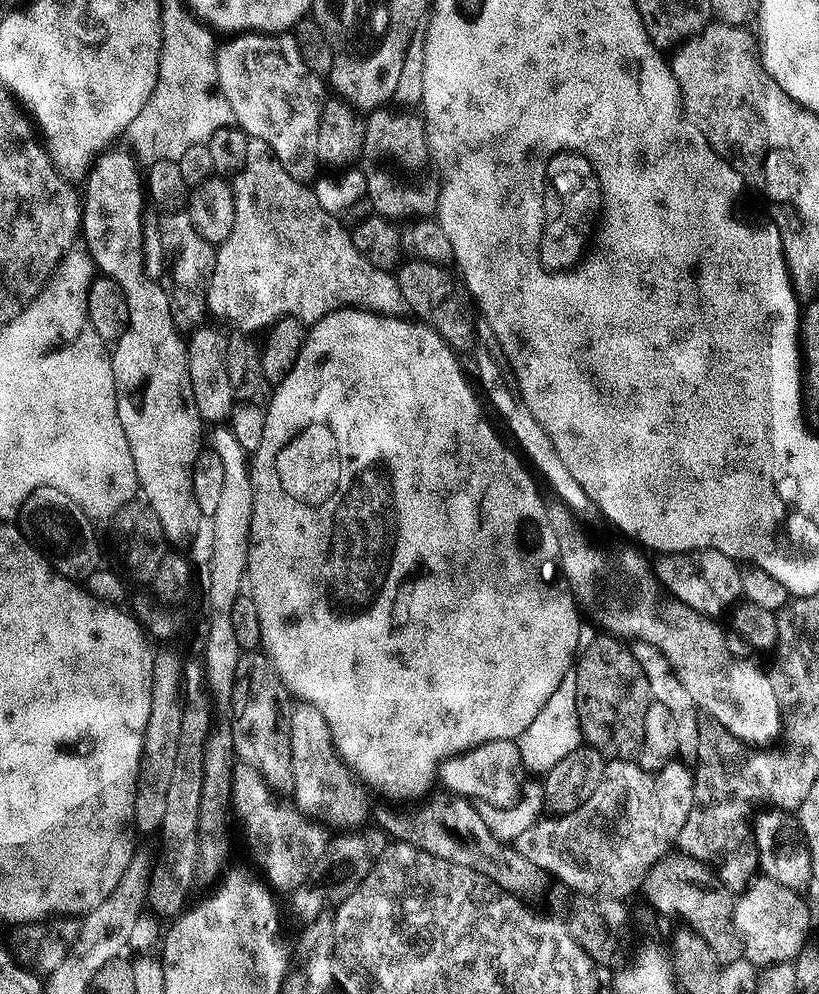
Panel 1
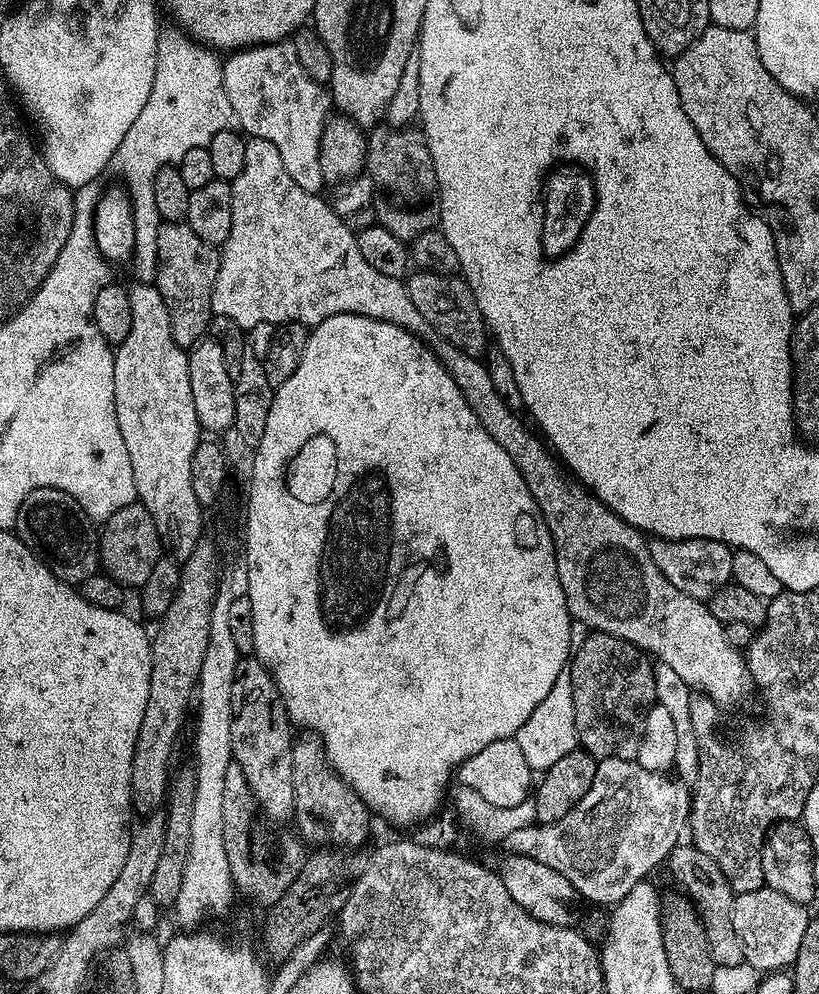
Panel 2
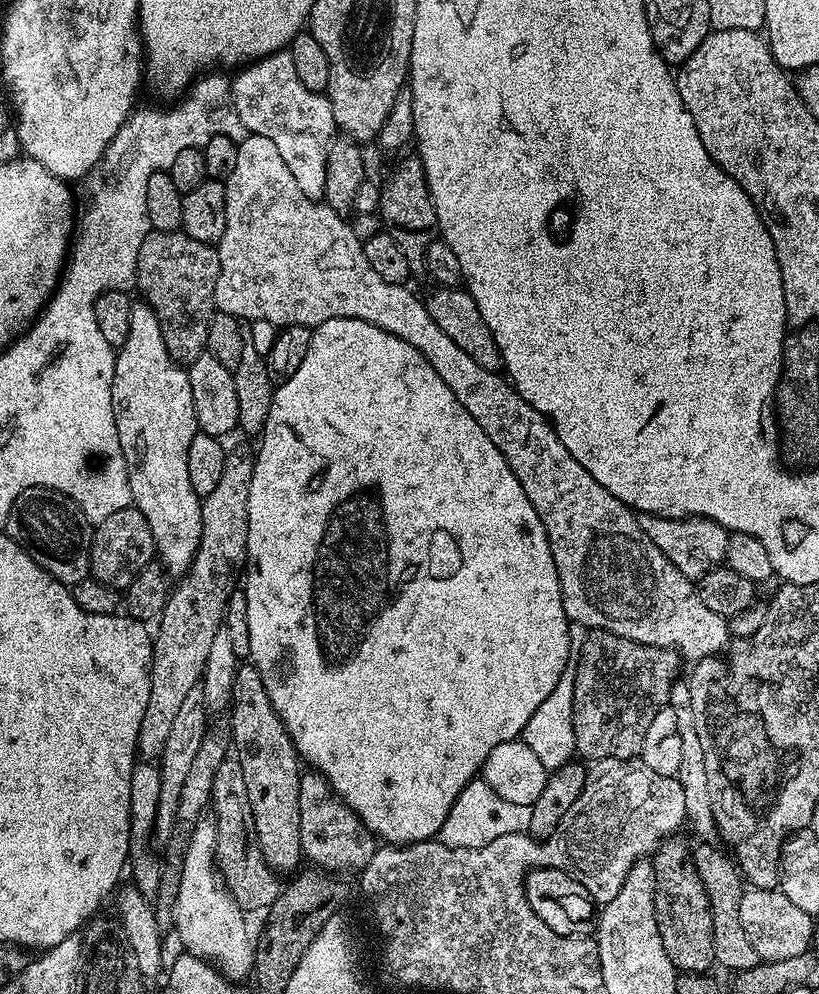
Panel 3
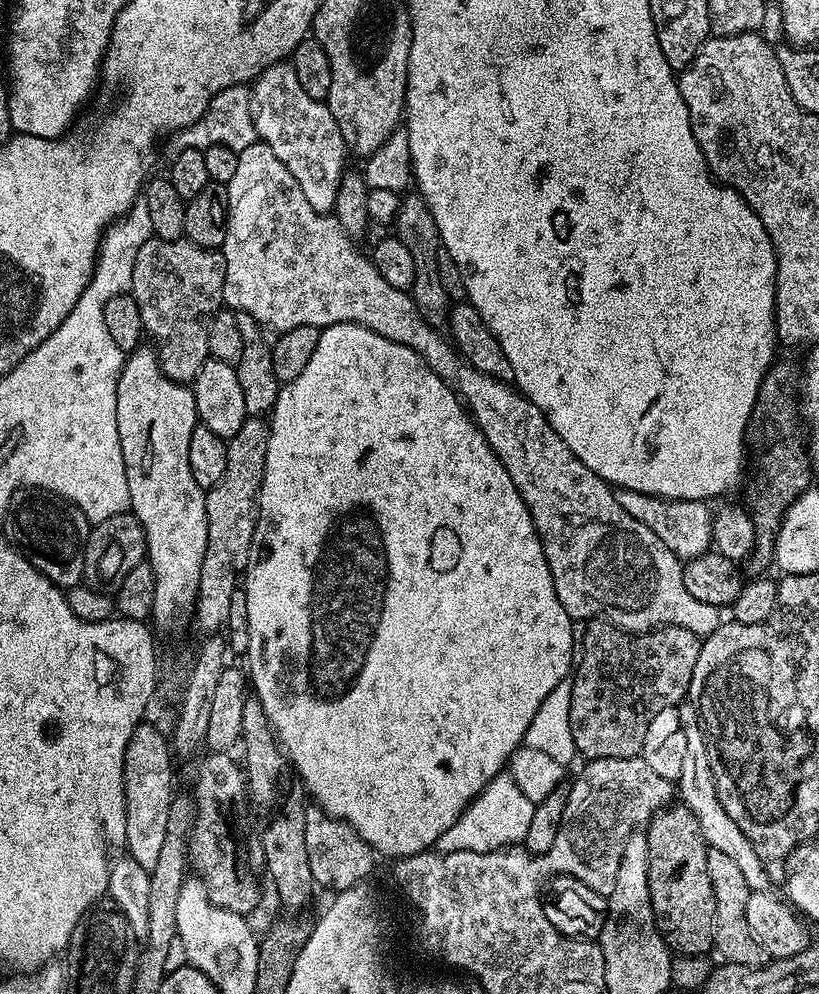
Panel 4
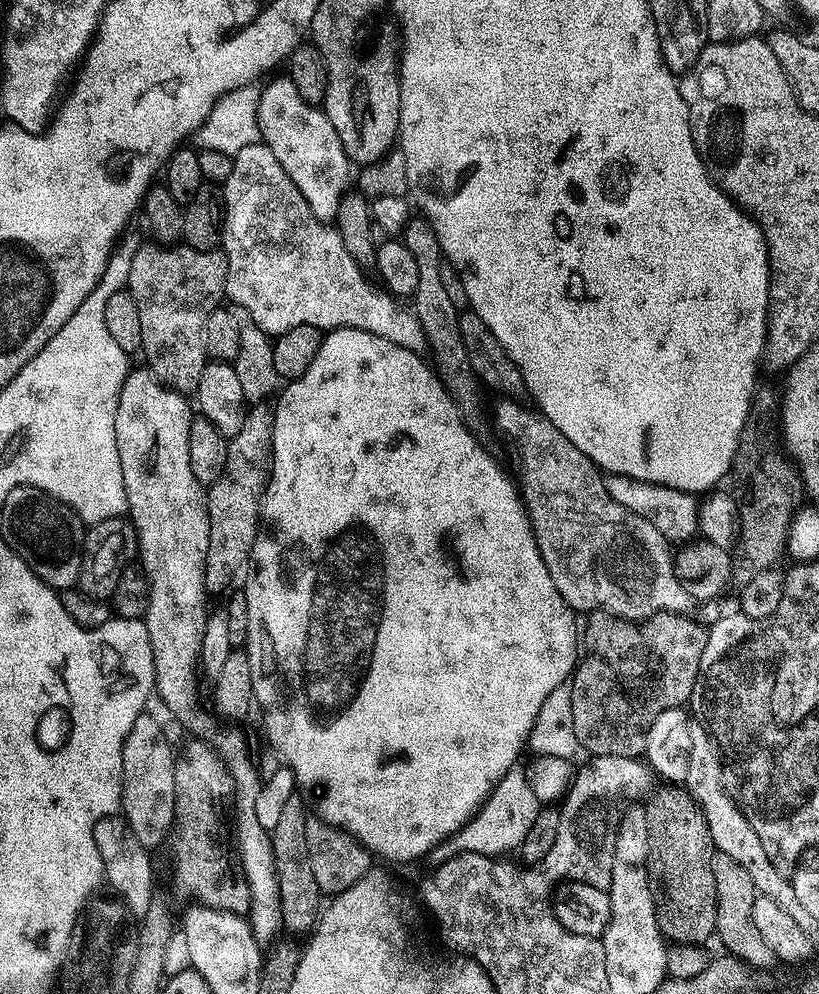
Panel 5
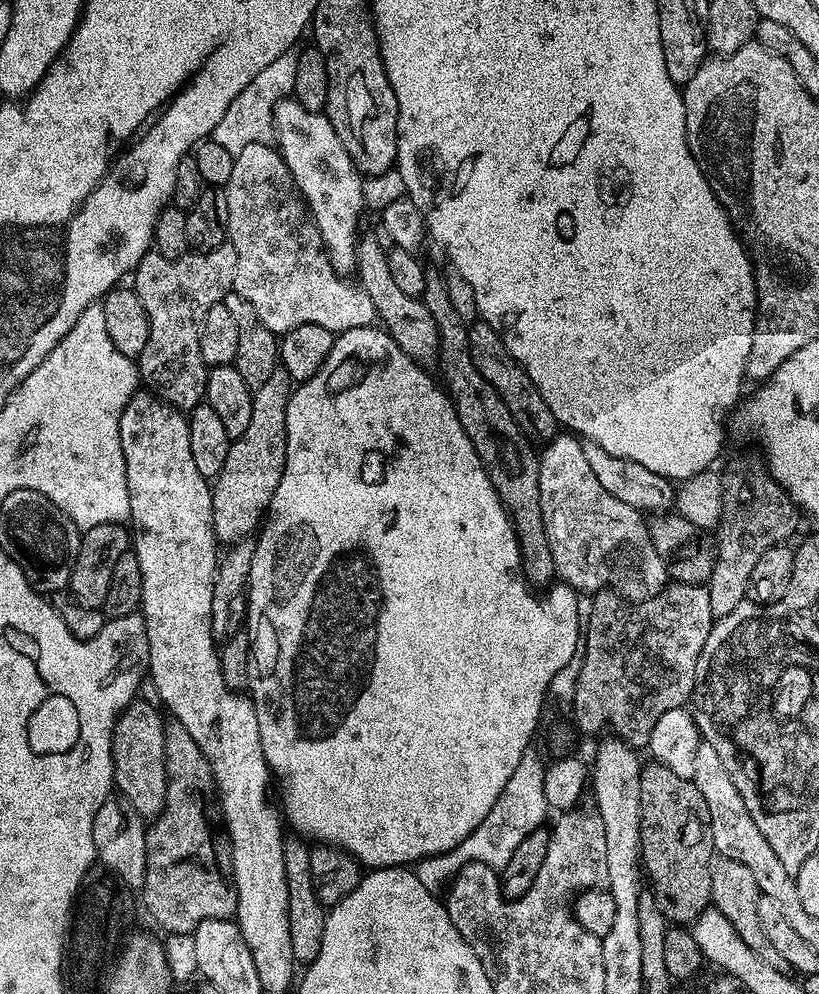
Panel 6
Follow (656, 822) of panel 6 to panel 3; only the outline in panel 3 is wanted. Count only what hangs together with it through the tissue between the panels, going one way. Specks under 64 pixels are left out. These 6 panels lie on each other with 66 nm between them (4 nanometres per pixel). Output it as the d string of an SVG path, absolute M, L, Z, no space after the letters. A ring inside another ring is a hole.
M672 836L665 839L652 856L654 908L659 938L666 956L676 970L707 973L713 967L713 924L707 892L695 867L690 864L690 848Z

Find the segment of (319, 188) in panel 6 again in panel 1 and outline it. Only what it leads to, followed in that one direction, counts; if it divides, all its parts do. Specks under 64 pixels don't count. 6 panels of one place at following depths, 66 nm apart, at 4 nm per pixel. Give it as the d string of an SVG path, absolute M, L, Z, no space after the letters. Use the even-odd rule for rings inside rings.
M240 34L229 44L221 43L216 48L216 73L218 74L218 87L222 95L226 98L226 102L232 111L233 121L241 128L243 132L247 132L249 137L254 140L264 140L272 147L276 155L276 161L279 162L286 170L286 174L290 174L290 178L301 182L312 182L316 176L316 168L318 169L318 161L316 159L316 151L318 150L318 122L322 118L322 110L326 103L326 95L324 96L324 88L326 92L326 84L321 77L314 75L306 66L306 62L302 62L302 54L296 45L296 37L292 34Z

